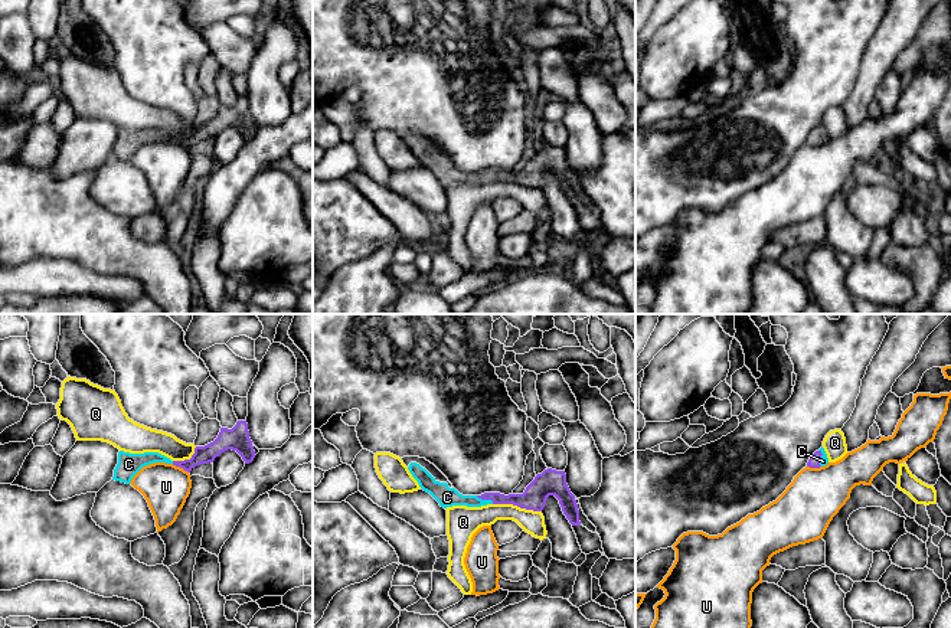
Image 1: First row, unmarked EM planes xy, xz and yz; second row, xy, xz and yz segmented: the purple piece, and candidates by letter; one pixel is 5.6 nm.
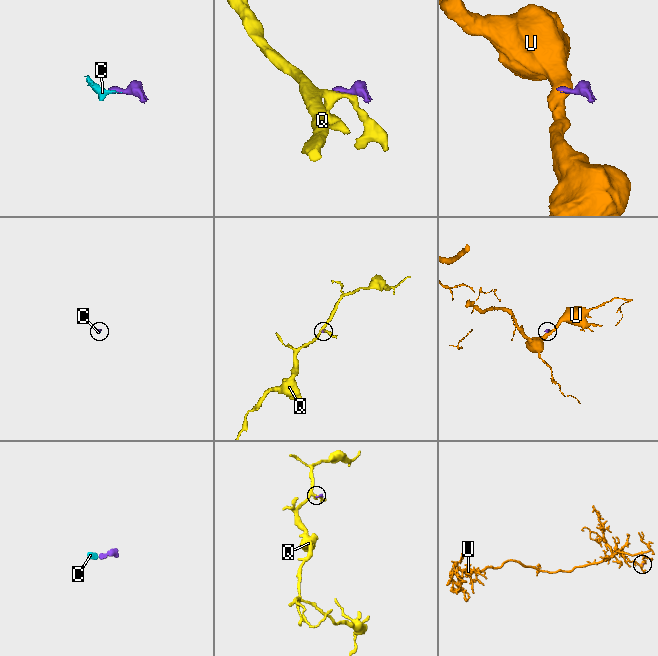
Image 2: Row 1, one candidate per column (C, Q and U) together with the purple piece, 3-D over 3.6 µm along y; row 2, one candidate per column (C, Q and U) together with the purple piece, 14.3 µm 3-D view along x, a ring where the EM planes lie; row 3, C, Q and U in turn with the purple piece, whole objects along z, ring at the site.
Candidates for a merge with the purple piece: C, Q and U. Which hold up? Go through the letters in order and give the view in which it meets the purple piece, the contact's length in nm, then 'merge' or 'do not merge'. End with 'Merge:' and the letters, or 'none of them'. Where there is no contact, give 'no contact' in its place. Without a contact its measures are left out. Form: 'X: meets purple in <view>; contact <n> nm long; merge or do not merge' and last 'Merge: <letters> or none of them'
C: meets purple in xz; contact 110 nm long; merge
Q: meets purple in xz; contact 280 nm long; do not merge
U: meets purple in xy; contact 110 nm long; do not merge
Merge: C

